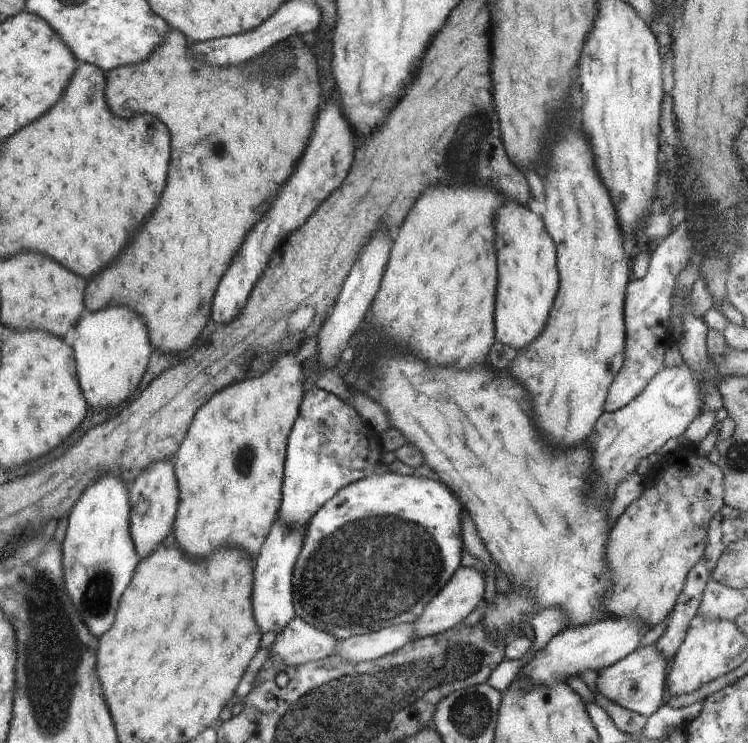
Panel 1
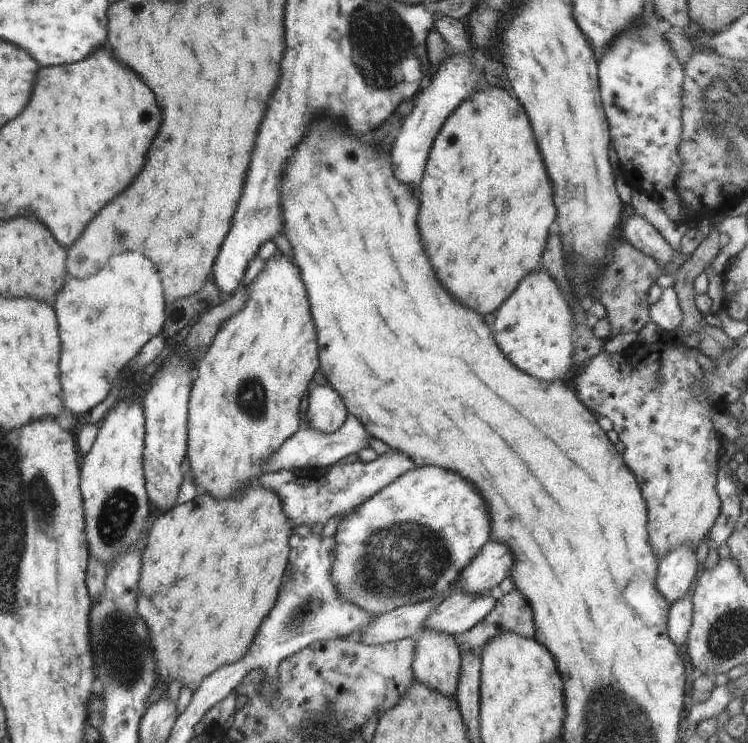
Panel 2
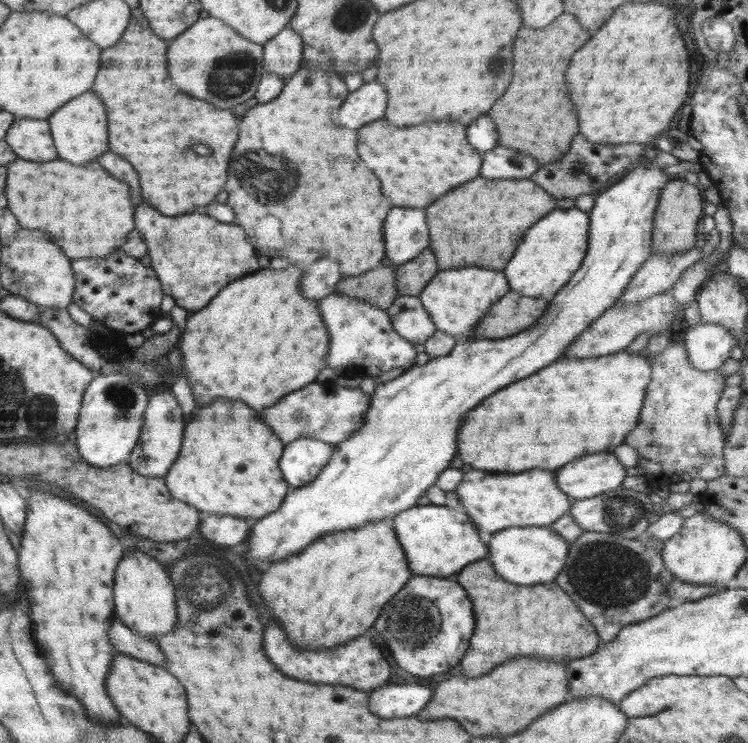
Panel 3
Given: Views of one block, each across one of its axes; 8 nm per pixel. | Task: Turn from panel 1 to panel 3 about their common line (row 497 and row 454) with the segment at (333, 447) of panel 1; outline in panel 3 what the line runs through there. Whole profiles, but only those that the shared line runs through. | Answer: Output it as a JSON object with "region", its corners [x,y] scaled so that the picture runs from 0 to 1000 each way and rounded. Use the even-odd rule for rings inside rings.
{"region":[[[417,587],[401,588],[381,598],[372,627],[388,658],[414,651],[441,622],[449,598]]]}

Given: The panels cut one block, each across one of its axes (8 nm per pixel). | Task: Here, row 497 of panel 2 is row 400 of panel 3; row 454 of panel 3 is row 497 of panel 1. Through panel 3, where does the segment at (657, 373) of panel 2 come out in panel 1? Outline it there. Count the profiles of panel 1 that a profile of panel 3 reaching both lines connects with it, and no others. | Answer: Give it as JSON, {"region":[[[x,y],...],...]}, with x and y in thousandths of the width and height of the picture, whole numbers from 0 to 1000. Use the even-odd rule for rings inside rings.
{"region":[[[916,598],[897,610],[878,615],[862,642],[858,665],[842,677],[816,711],[810,756],[817,787],[803,808],[806,826],[802,833],[852,830],[872,845],[889,837],[898,824],[920,770],[941,746],[947,704],[969,680],[967,635],[959,623],[934,614],[930,602],[928,598]]]}

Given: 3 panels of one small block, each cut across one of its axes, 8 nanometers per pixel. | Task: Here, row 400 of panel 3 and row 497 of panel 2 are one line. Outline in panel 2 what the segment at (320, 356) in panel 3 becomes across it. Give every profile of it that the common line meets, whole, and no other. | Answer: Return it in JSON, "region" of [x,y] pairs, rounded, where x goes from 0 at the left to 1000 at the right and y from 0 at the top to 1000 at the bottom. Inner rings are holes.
{"region":[[[348,651],[345,654],[332,654],[321,673],[294,673],[294,676],[289,676],[289,673],[273,668],[270,678],[273,678],[273,692],[278,692],[278,694],[267,694],[267,668],[261,668],[257,676],[235,680],[223,690],[210,692],[202,703],[202,709],[197,713],[194,736],[189,748],[187,775],[183,783],[184,797],[182,797],[184,799],[182,824],[193,834],[193,840],[198,843],[198,851],[201,851],[201,867],[203,867],[203,880],[206,880],[206,891],[209,891],[207,906],[211,918],[218,915],[227,921],[229,917],[241,914],[245,923],[253,923],[258,930],[267,923],[273,911],[281,910],[299,894],[318,891],[332,878],[350,834],[361,826],[361,821],[369,813],[372,794],[374,794],[374,786],[377,786],[377,778],[380,778],[380,767],[386,760],[386,721],[390,717],[386,697],[384,699],[381,689],[377,689],[376,676],[370,665],[361,658],[356,659]]]}

